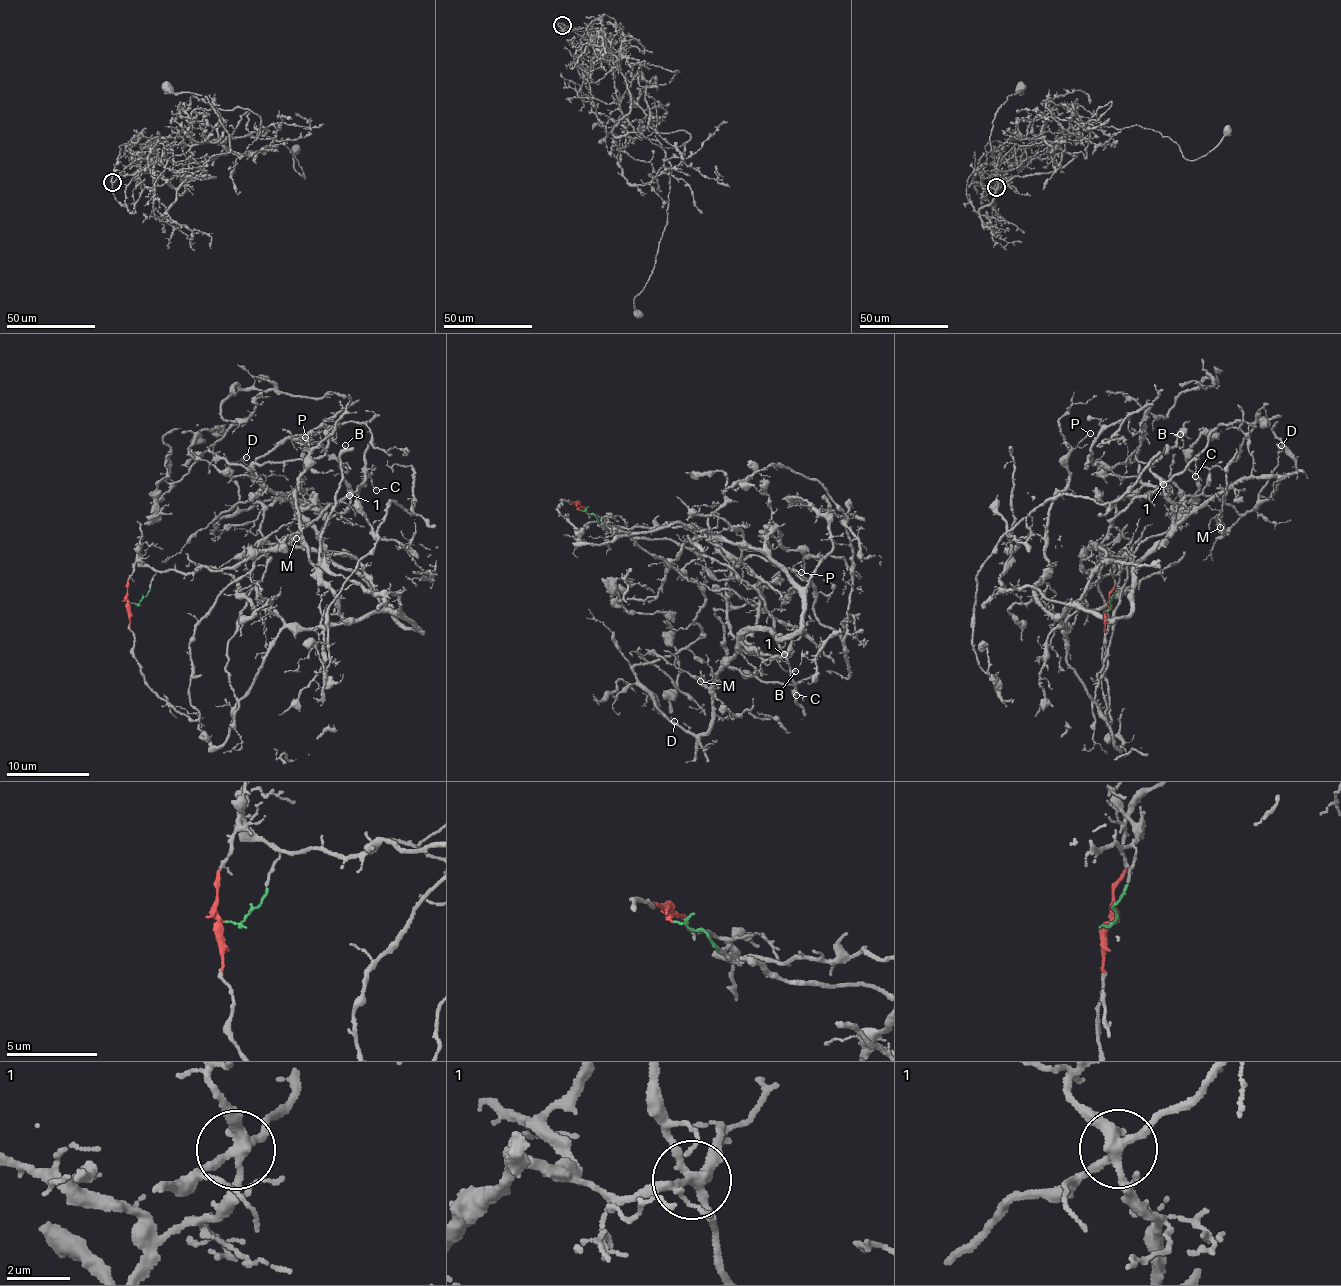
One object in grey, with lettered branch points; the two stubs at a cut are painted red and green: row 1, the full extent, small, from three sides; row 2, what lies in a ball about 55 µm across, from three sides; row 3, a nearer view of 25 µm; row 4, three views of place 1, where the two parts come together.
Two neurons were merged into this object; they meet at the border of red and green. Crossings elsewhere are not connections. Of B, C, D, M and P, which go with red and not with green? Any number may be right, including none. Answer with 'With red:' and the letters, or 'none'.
With red: C, D

